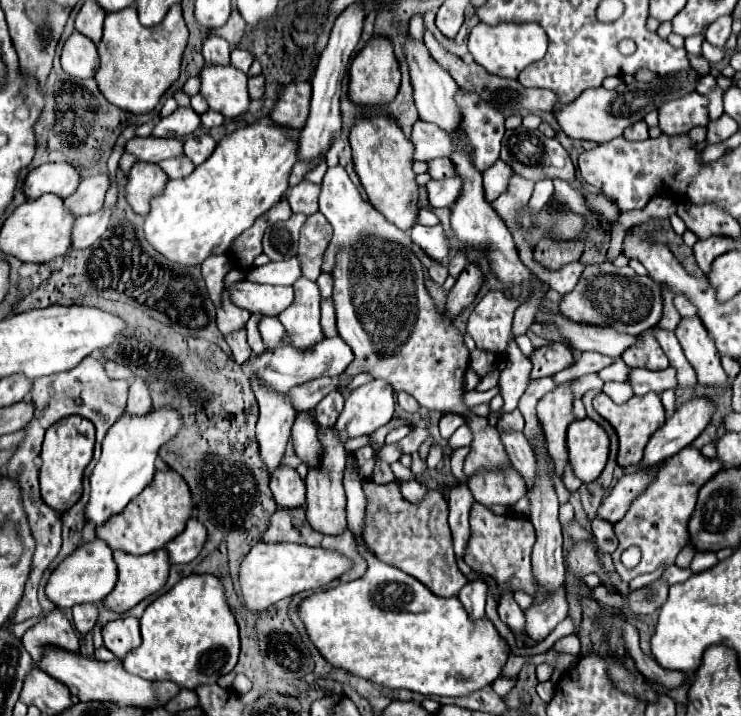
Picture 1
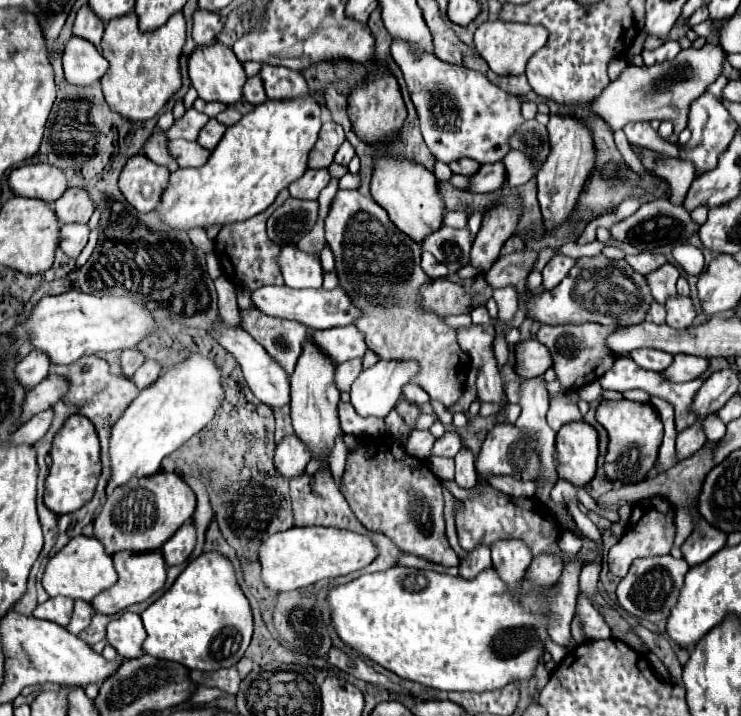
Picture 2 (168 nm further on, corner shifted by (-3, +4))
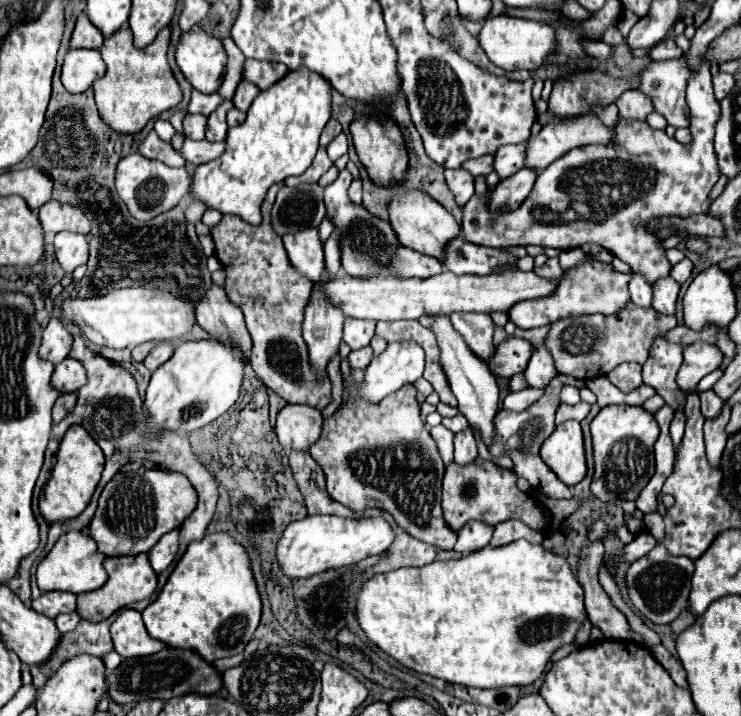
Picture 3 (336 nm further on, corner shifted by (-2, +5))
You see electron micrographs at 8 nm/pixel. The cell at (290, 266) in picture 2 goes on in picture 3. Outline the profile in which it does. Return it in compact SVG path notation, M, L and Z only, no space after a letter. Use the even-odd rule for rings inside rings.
M305 228L305 232L285 234L283 244L285 244L287 256L293 264L293 268L301 276L305 276L313 284L317 284L321 280L323 270L325 270L323 244L317 236L317 228Z

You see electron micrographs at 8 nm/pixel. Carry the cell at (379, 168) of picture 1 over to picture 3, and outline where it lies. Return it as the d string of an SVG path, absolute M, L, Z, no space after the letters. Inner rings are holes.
M411 190L403 196L393 196L389 202L389 222L399 238L399 242L407 248L413 248L421 254L429 254L435 258L443 258L443 248L449 240L459 236L457 220L429 194L423 190Z

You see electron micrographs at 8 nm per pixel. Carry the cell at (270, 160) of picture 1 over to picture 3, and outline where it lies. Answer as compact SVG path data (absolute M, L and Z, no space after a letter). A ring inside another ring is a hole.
M299 68L289 72L283 80L273 84L271 88L259 92L259 96L253 100L247 118L241 126L228 129L225 140L226 148L222 156L217 160L201 164L195 168L193 182L189 188L189 196L195 200L201 200L207 208L219 210L221 214L233 214L249 224L261 222L261 204L267 196L267 190L273 184L283 182L289 176L303 174L319 148L319 136L327 120L331 118L331 84L323 80L323 76Z

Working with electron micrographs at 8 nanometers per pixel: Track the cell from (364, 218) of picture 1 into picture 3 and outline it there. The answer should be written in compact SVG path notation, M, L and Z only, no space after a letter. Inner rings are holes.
M339 134L329 146L327 146L327 154L329 158L335 162L337 158L341 158L343 154L347 154L347 136L345 134Z

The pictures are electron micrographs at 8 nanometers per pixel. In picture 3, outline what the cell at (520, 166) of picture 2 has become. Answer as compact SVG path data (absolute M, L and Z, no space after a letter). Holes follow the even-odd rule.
M579 116L579 118L569 118L569 120L551 120L543 126L543 130L529 140L527 144L527 156L525 156L525 168L535 168L537 172L545 170L551 162L567 154L571 148L577 146L587 146L587 144L603 144L607 146L613 140L613 130L605 128L601 120L595 116Z

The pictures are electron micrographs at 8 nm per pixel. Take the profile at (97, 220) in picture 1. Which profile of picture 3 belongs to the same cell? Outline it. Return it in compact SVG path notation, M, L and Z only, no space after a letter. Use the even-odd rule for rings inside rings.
M59 232L55 236L55 256L63 270L71 274L77 266L87 262L87 240L77 232Z

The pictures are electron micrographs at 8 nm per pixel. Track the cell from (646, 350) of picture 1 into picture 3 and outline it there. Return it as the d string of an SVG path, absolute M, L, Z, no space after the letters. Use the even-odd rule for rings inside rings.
M655 338L649 348L649 358L643 364L643 382L653 386L657 394L671 406L677 408L679 386L675 384L675 374L683 362L683 346L669 344L663 338Z

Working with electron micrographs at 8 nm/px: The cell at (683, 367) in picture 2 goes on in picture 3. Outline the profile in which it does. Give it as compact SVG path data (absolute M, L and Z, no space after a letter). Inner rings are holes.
M691 344L683 350L683 364L677 372L677 386L683 390L693 390L703 376L717 370L723 360L723 354L717 346L711 344Z

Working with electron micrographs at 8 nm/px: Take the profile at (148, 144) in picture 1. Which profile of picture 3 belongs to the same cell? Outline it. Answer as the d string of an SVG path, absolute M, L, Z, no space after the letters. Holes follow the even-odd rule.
M185 138L183 142L183 148L181 148L181 156L199 166L203 162L209 162L209 160L215 160L223 154L225 150L225 142L207 142L207 140L201 140L201 142L195 142L195 140L189 140Z

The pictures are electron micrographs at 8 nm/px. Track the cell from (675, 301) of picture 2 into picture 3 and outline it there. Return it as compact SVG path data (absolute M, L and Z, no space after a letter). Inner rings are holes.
M661 278L653 284L653 308L661 314L675 316L679 284L673 278Z

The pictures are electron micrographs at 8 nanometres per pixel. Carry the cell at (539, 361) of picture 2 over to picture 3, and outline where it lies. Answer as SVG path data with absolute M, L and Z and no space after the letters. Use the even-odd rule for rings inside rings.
M511 336L497 346L493 360L489 360L489 370L499 378L511 378L525 372L531 354L533 346L527 340Z

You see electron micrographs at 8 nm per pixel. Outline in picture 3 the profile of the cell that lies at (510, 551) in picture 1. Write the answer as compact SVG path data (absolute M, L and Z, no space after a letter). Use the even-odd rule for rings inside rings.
M477 458L473 464L467 464L467 466L451 464L443 478L443 516L447 526L453 532L459 532L469 520L479 520L489 526L495 526L499 522L513 518L513 520L525 522L529 528L537 532L545 532L549 524L545 506L537 502L531 494L521 492L515 486L515 480L517 480L515 472L497 468L489 460Z

